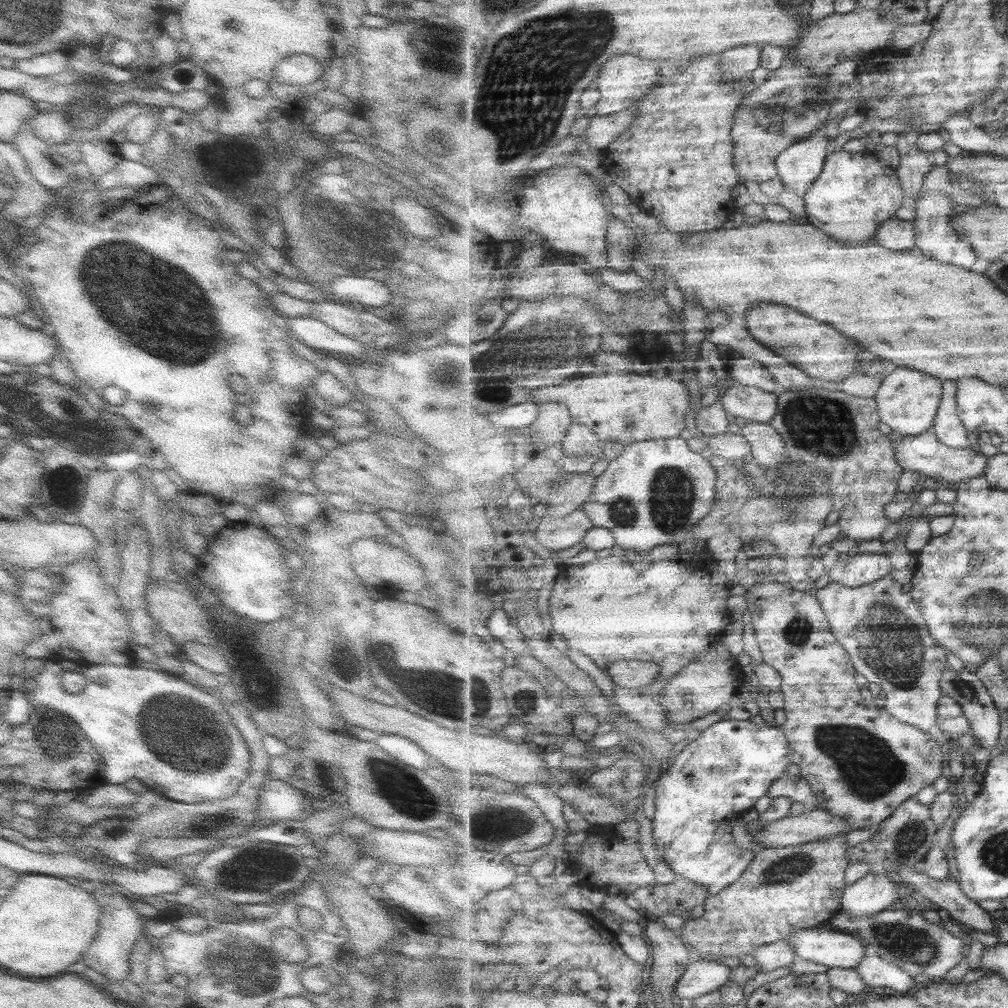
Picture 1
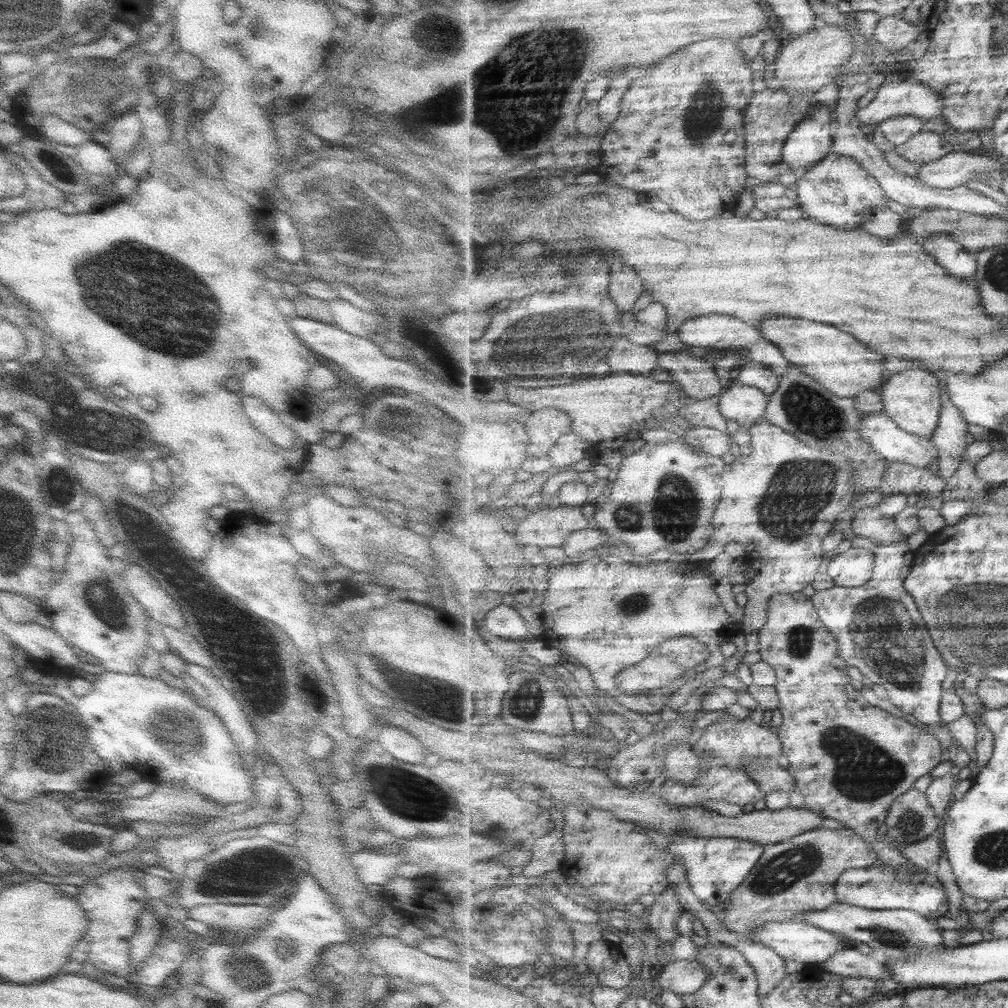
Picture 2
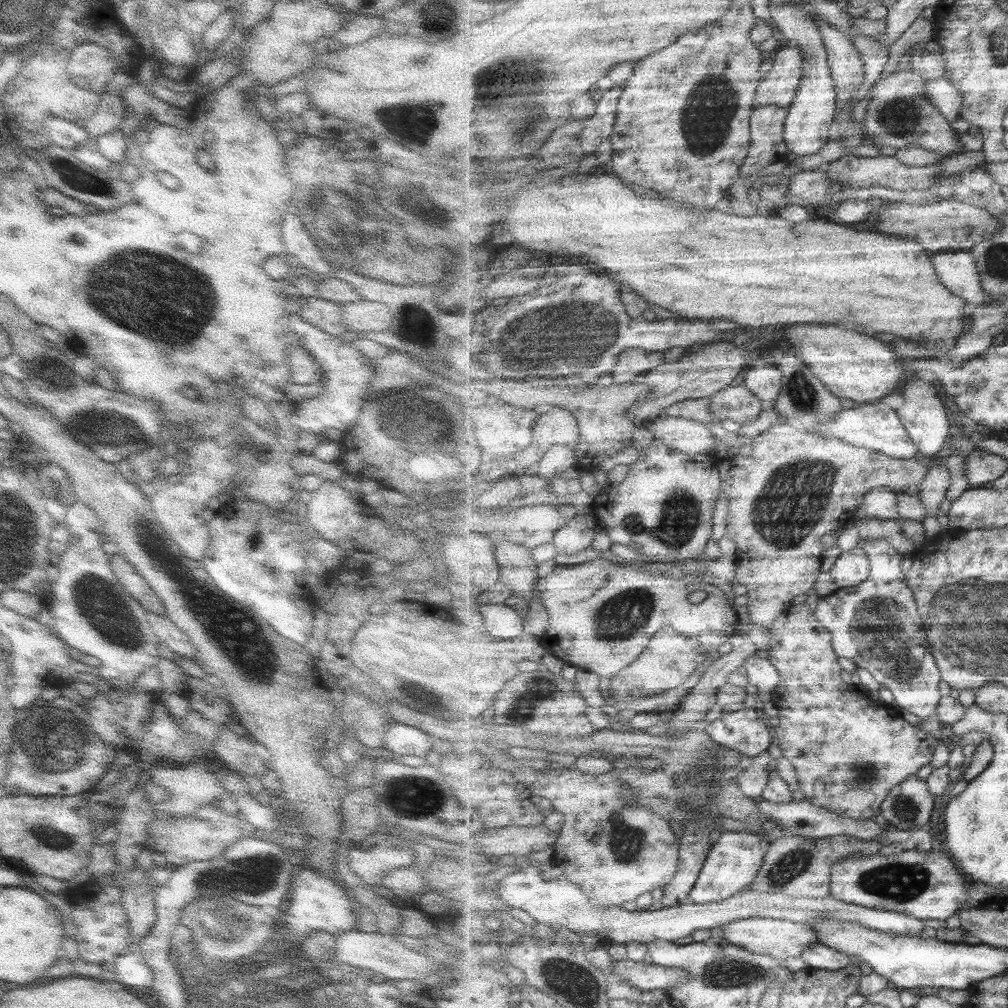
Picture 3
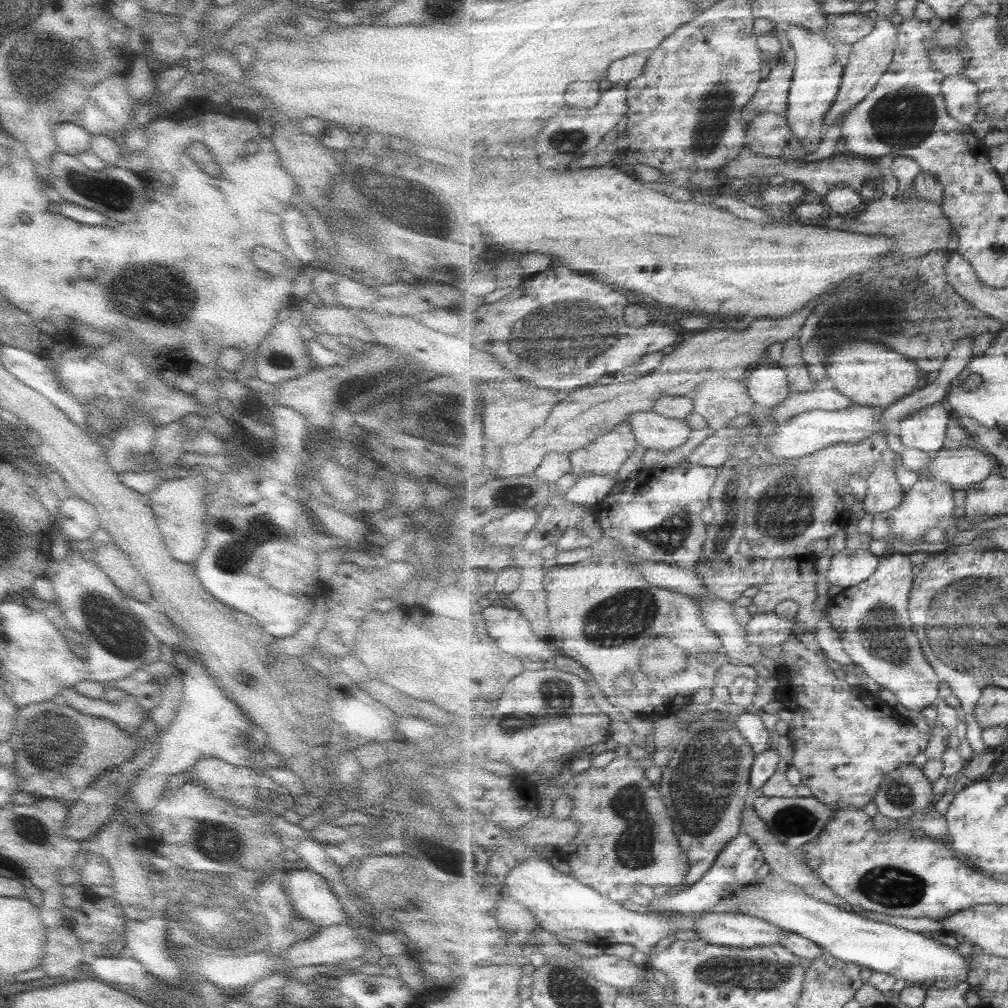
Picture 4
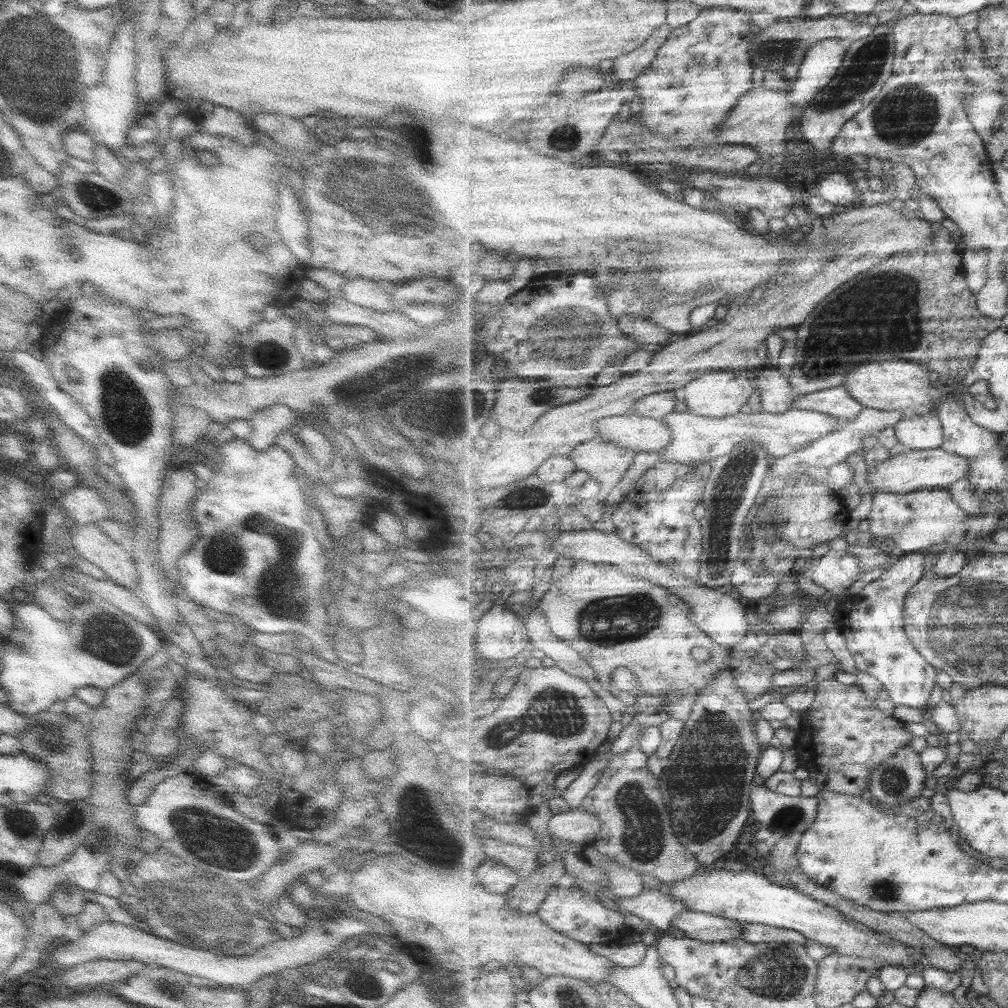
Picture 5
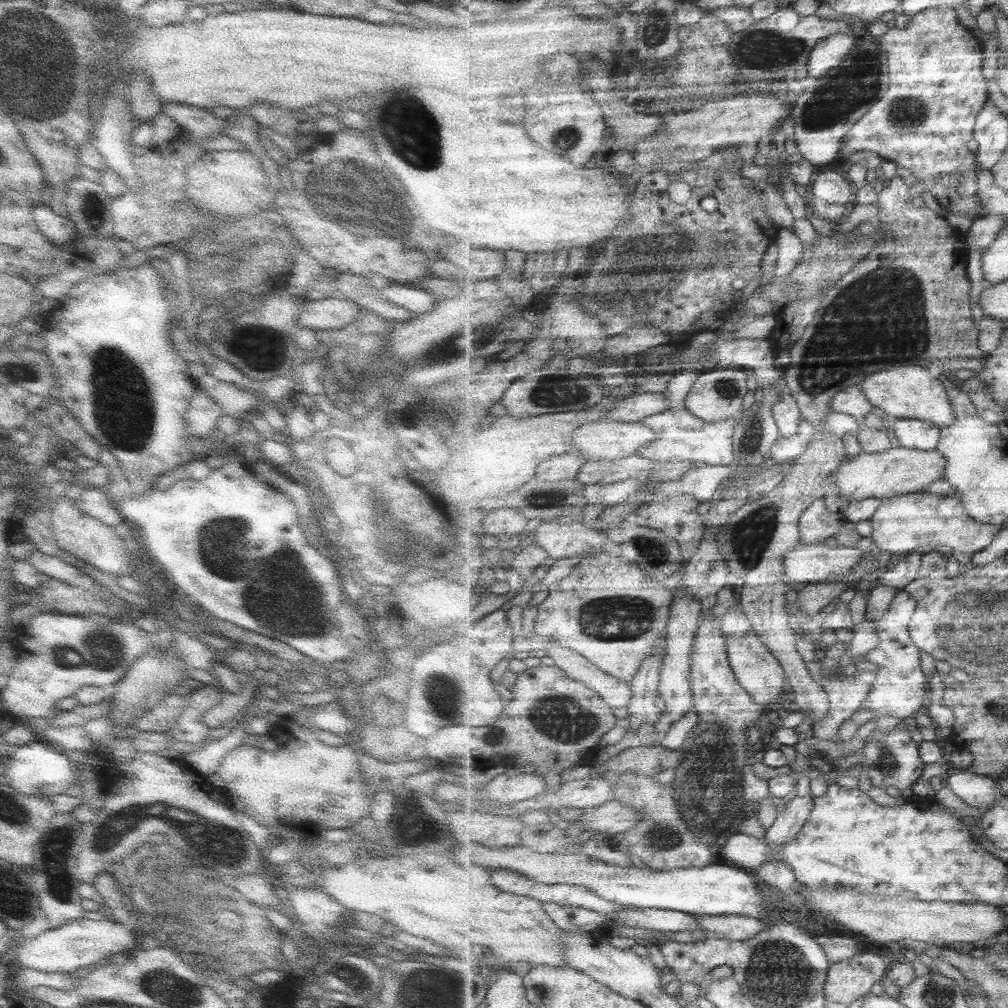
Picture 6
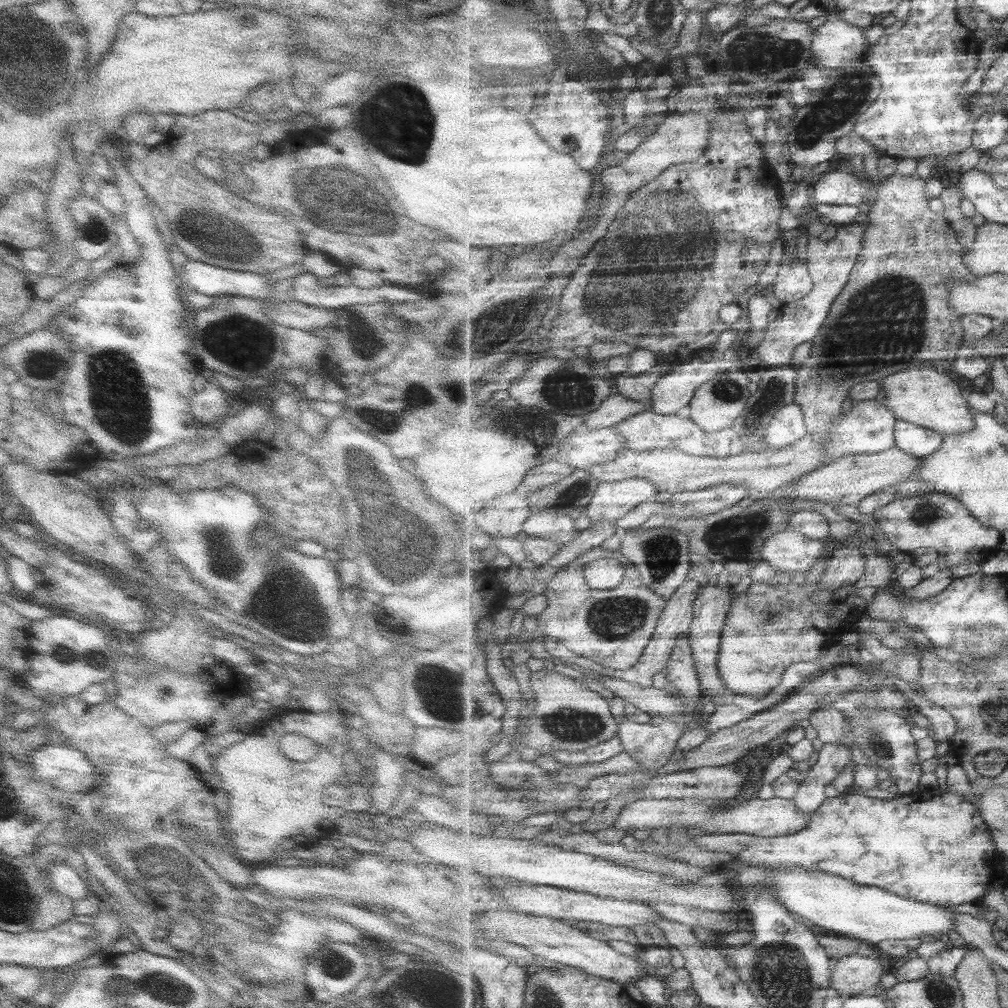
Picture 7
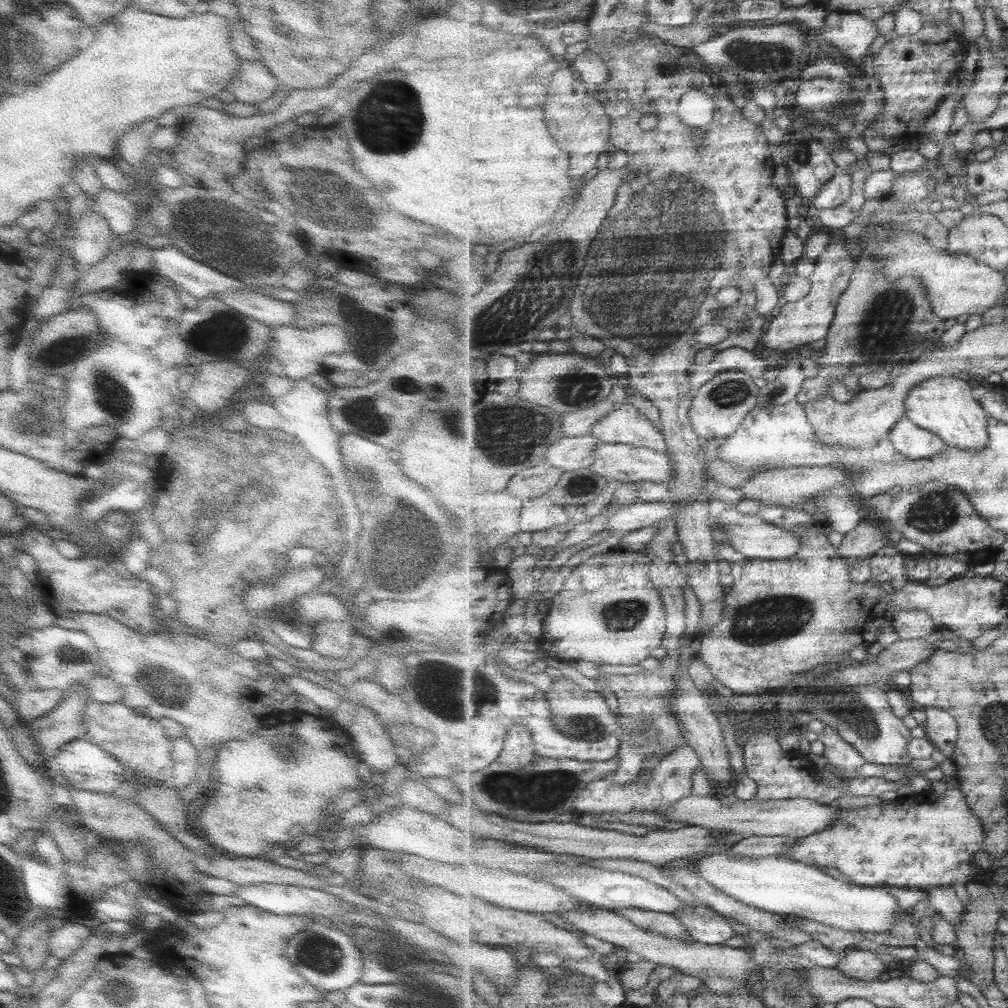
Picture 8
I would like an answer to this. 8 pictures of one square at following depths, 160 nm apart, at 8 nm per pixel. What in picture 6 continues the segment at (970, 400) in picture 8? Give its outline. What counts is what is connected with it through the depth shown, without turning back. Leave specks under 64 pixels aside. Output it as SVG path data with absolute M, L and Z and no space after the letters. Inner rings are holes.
M909 365L886 368L868 375L859 385L867 396L866 399L875 408L896 419L921 419L935 423L940 428L945 428L956 420L951 401L953 389L947 379L937 376L928 367Z

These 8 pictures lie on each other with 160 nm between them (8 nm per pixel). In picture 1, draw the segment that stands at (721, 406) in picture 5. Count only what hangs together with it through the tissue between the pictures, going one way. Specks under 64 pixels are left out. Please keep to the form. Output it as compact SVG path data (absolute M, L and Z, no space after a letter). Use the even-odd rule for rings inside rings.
M733 382L722 396L721 402L729 414L739 416L746 422L770 423L780 408L778 399L779 395L776 392Z

